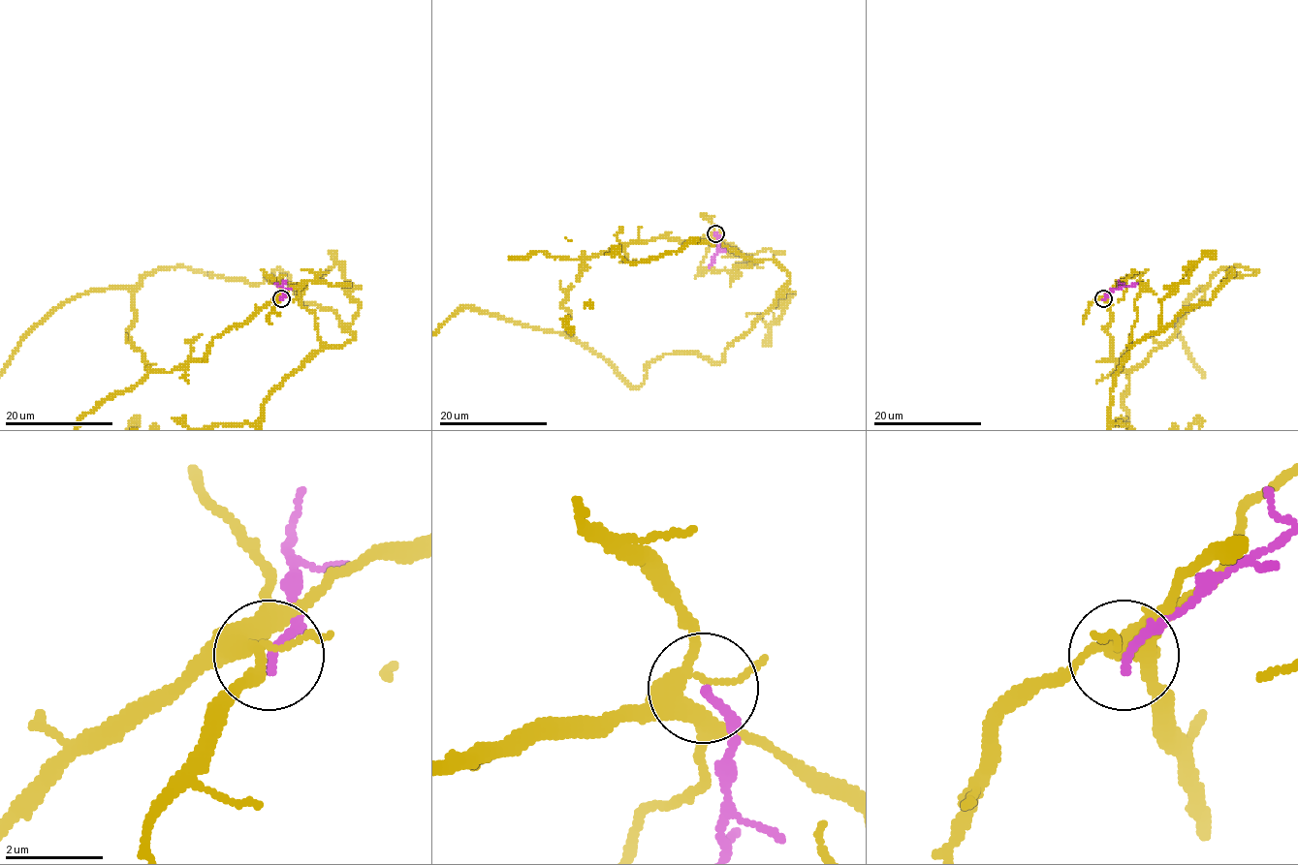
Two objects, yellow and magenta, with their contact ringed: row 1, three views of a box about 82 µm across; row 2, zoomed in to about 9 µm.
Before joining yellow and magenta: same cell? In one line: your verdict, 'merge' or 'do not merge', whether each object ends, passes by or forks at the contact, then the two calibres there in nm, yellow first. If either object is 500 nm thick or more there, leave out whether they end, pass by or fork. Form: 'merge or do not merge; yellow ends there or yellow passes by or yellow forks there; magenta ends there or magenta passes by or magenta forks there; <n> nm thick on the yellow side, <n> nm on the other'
do not merge; yellow forks there; magenta ends there; 220 nm thick on the yellow side, 180 nm on the other

